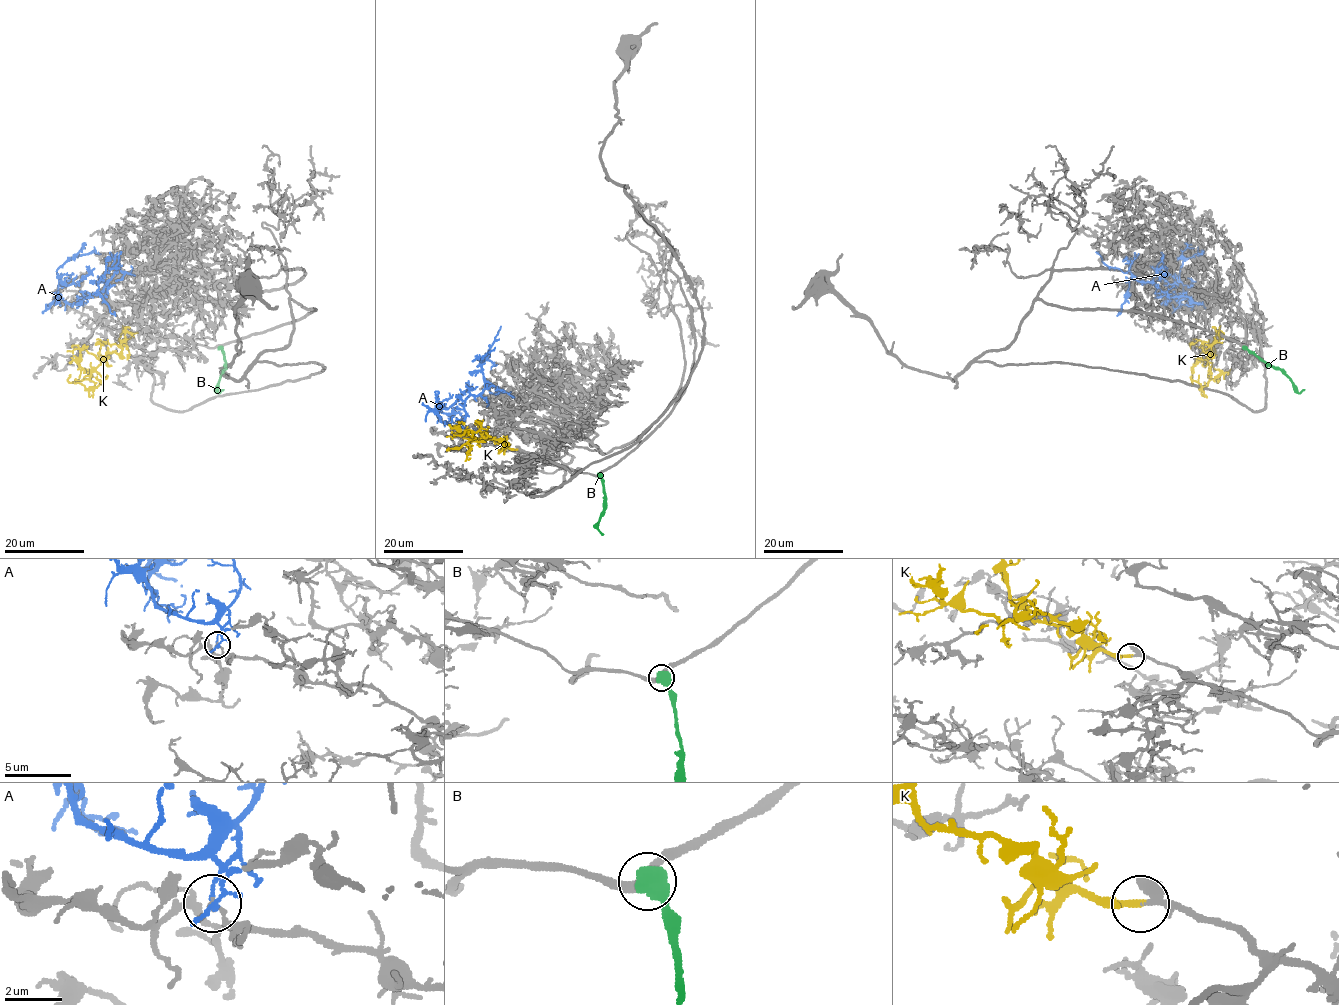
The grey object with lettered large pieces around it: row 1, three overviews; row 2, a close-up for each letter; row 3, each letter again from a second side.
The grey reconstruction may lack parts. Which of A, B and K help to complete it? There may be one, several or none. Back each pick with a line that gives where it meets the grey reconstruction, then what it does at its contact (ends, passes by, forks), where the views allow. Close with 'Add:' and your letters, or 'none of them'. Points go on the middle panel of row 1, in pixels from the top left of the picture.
K: meets grey at (516, 449); it ends there
Add: K

